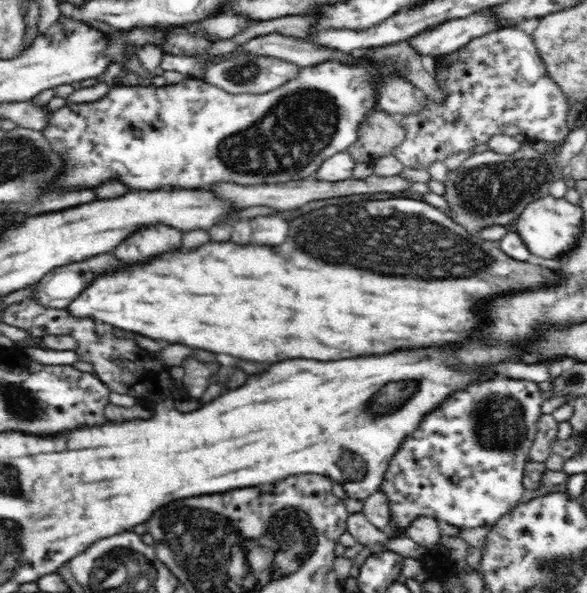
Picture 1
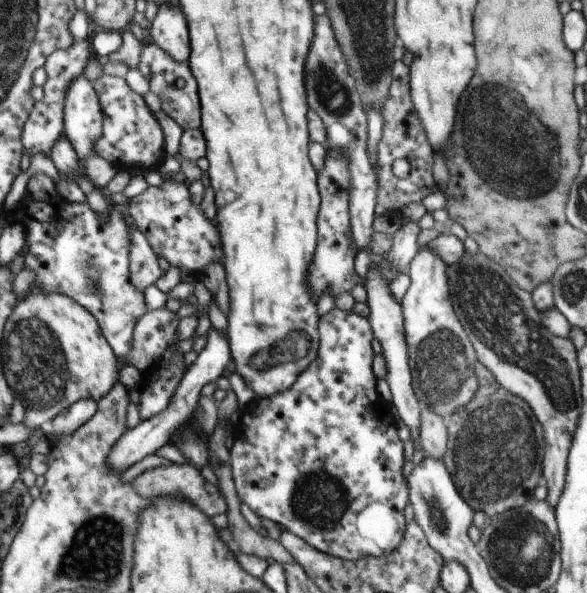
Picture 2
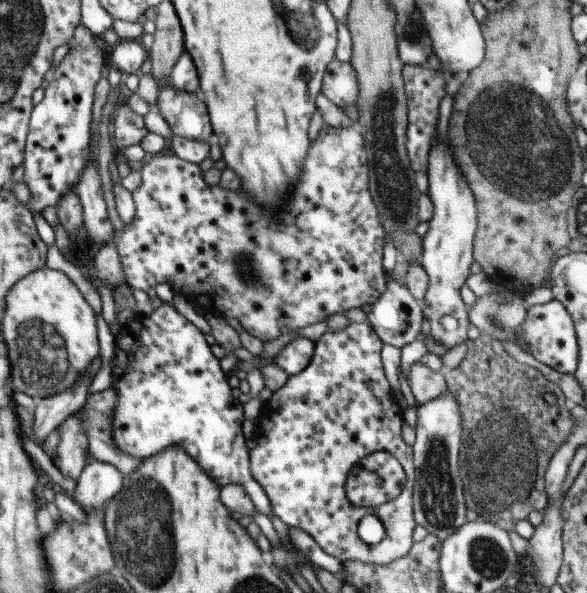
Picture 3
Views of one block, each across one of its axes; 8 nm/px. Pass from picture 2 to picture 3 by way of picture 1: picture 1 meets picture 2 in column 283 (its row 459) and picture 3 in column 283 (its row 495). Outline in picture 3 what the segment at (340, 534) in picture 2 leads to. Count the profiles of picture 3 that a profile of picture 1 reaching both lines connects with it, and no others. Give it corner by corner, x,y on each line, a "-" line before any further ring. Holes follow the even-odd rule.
348,323
348,326
342,330
342,332
334,332
334,330
326,330
318,342
315,342
315,350
313,351
313,356
308,367
299,374
290,375
288,381
282,388
273,392
273,396
268,400
262,402
262,412
260,412
259,418
255,421
255,429
249,434
259,442
256,442
256,446
249,450
249,470
251,476
260,484
263,488
264,493
269,497
272,511
284,524
289,527
300,528
304,532
308,533
316,544
329,555
337,558
339,561
350,561
356,560
362,562
363,564
376,564
376,565
386,565
392,563
394,560
400,559
406,556
408,552
412,549
414,544
413,531
417,526
413,516
413,487
415,484
415,467
413,464
413,449
404,442
401,436
401,429
403,426
403,414
399,406
399,401
394,396
387,379
384,374
383,364
381,361
381,350
383,343
380,338
376,335
376,332
369,326
368,323
-
377,451
383,451
394,456
402,469
404,470
407,482
402,493
394,500
390,500
377,508
367,508
355,506
350,500
348,500
345,490
345,485
347,482
348,474
352,469
354,464
357,464
362,458
369,456
370,454
376,453
-
365,515
376,515
380,520
382,527
385,529
384,539
376,545
368,545
362,542
357,534
357,527
359,521

